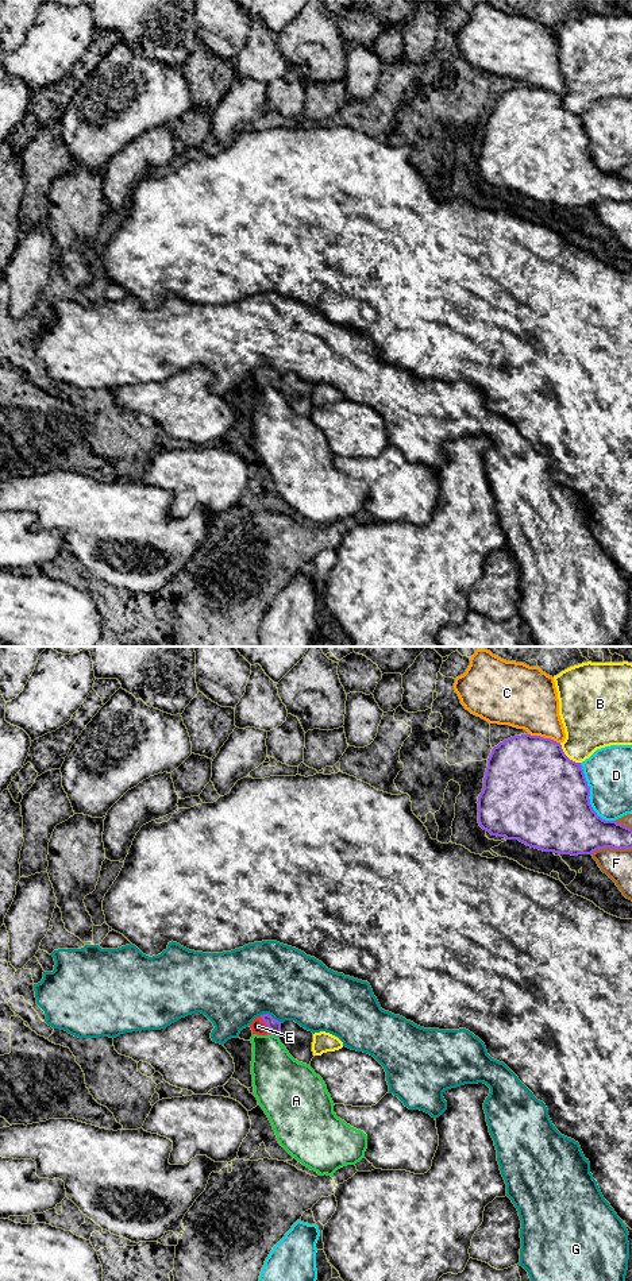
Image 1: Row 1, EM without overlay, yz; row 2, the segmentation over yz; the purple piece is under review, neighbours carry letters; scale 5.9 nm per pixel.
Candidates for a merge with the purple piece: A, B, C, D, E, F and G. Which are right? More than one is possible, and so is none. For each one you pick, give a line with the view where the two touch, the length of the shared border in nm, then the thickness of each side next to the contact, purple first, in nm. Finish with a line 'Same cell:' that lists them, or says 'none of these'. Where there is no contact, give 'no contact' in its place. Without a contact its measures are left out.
E: yz | 130 nm | 70/90 nm
Same cell: E

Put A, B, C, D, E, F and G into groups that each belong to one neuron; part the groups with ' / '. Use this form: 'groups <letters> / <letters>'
groups A / B / C / D / E / F / G

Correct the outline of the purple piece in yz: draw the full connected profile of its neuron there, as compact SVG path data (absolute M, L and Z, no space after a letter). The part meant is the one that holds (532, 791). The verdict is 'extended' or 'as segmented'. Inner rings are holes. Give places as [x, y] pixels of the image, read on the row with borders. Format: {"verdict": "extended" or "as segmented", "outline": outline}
{"verdict": "as segmented", "outline": "M521 734L492 749L478 796L478 823L492 836L559 854L591 854L604 848L632 849L632 829L605 821L590 805L581 763L570 760L551 738Z"}

